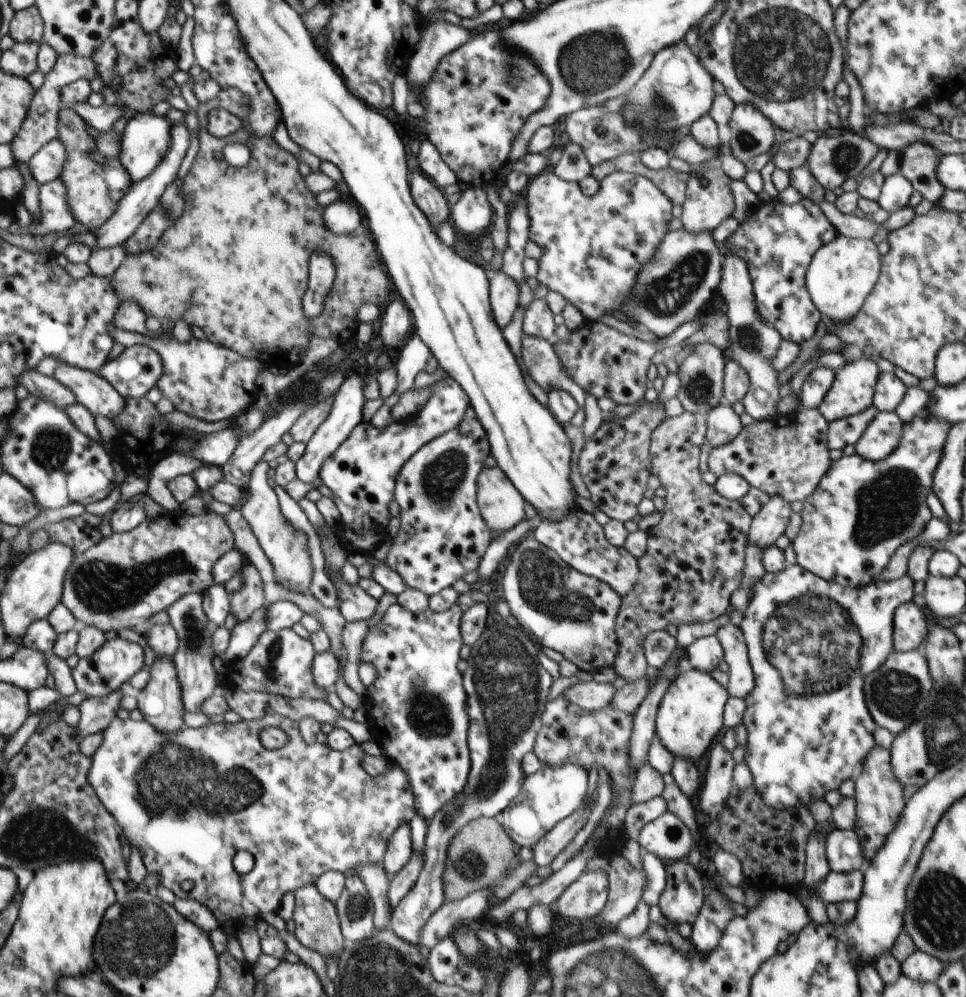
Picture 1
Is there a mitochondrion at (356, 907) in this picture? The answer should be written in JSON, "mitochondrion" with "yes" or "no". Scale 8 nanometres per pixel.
{"mitochondrion":"yes"}

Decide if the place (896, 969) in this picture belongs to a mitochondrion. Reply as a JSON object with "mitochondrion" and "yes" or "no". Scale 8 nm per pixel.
{"mitochondrion":"no"}

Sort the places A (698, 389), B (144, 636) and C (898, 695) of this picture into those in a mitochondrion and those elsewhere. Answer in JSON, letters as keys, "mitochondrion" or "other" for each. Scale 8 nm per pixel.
{"A":"mitochondrion","B":"other","C":"mitochondrion"}

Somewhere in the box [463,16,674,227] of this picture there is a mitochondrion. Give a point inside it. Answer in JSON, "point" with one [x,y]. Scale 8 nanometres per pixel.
{"point":[593,60]}

